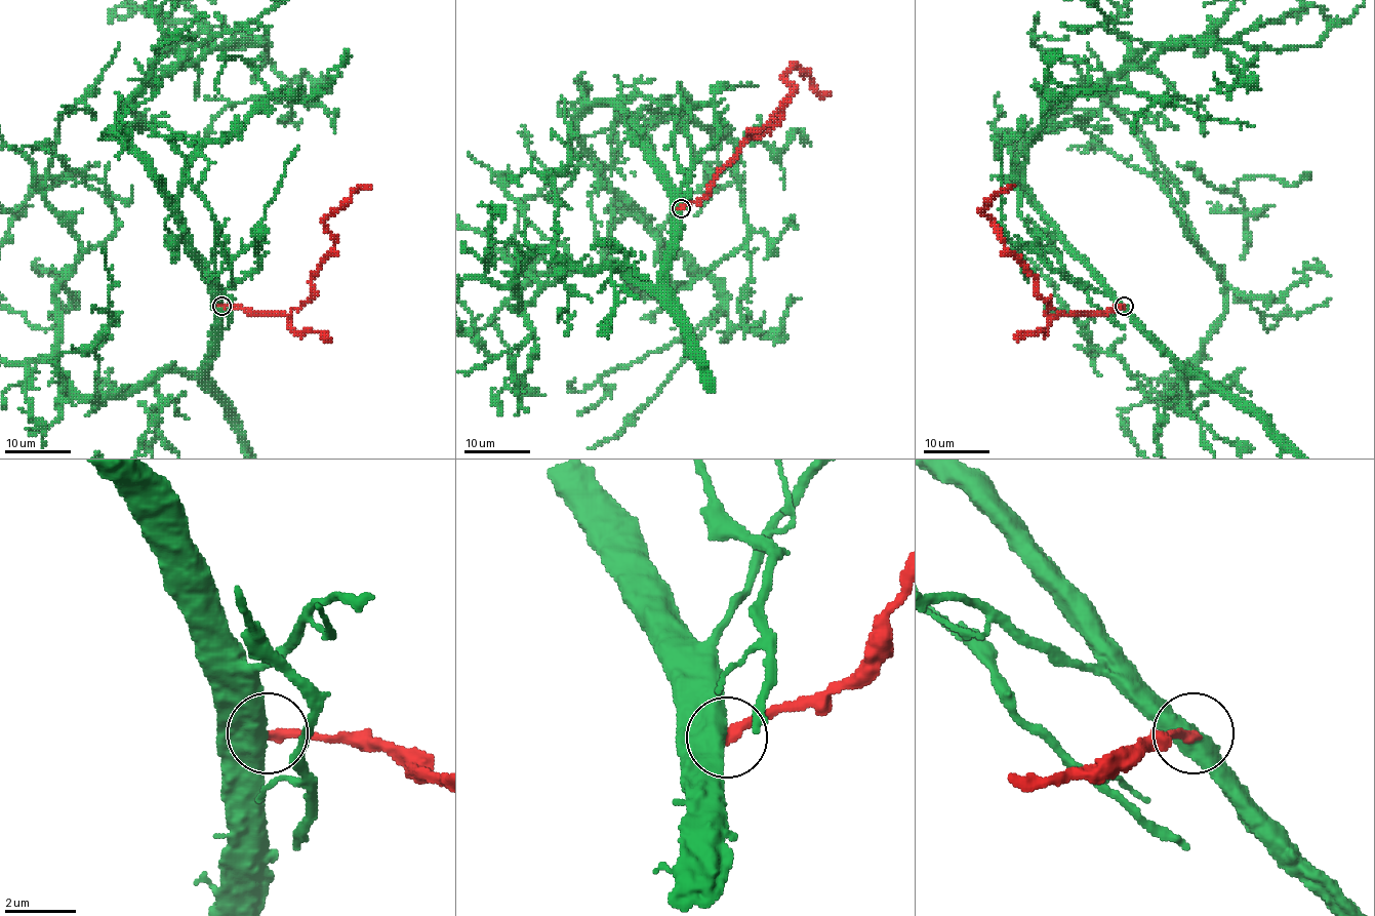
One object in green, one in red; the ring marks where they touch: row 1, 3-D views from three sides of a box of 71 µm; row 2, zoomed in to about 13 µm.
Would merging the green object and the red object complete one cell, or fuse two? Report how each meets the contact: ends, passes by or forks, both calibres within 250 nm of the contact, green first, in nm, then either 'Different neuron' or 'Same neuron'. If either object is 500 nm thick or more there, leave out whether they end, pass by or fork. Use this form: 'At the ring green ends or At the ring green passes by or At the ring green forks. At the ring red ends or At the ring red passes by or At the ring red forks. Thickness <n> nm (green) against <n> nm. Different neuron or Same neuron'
Thickness 550 nm (green) against 280 nm. Different neuron

